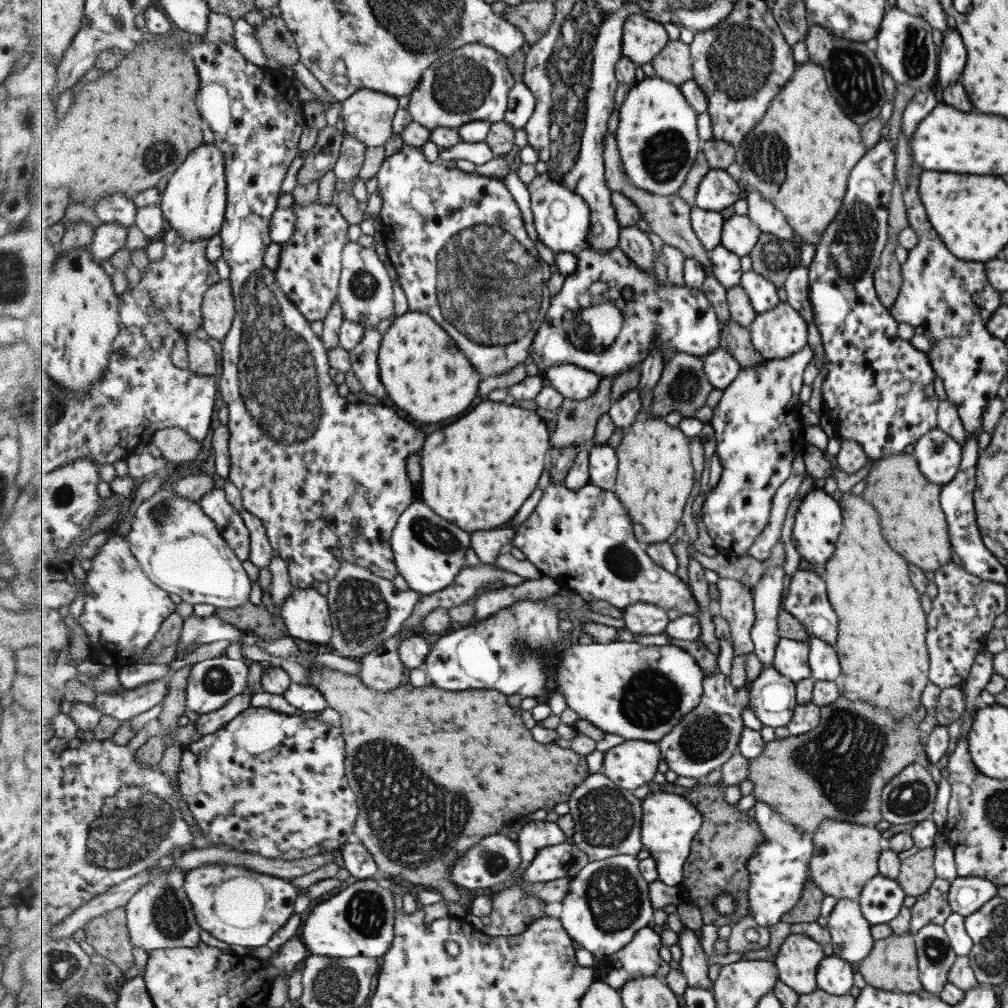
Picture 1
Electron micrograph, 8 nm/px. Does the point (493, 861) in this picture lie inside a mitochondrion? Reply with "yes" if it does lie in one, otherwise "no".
yes

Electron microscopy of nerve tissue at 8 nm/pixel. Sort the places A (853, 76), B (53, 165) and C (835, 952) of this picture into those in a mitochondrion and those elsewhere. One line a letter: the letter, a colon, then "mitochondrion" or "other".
A: mitochondrion
B: other
C: other

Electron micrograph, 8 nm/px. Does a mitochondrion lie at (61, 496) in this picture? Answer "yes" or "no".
yes

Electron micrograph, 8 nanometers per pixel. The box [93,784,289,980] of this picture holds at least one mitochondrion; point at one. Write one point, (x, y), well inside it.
(169, 917)

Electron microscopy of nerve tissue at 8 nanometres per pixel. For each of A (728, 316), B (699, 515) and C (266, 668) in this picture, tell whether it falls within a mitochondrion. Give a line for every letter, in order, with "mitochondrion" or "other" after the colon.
A: other
B: other
C: other

